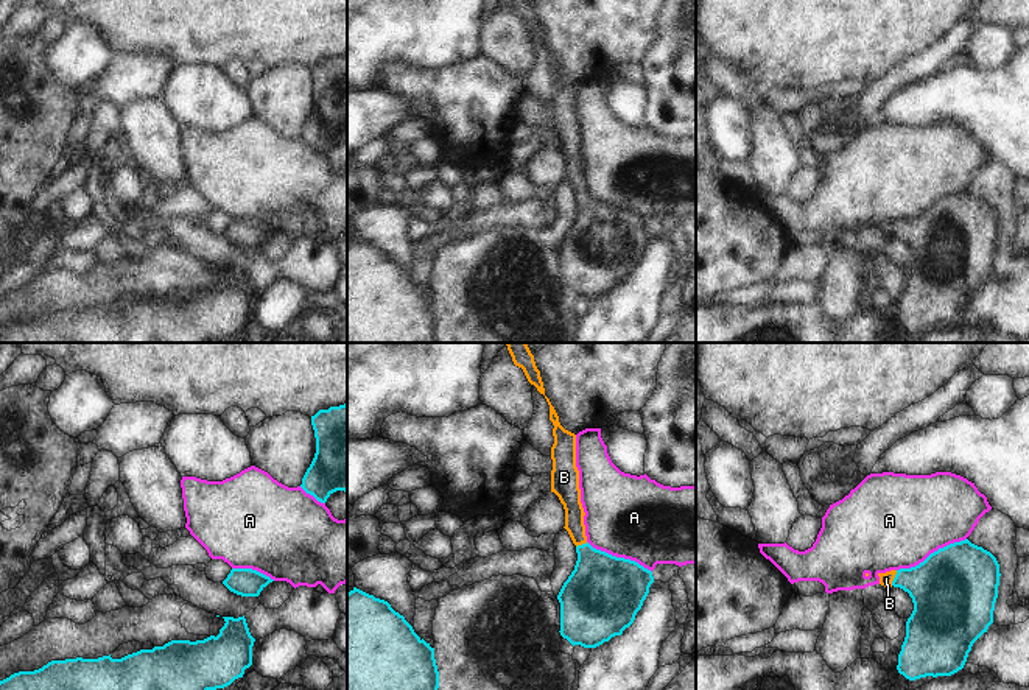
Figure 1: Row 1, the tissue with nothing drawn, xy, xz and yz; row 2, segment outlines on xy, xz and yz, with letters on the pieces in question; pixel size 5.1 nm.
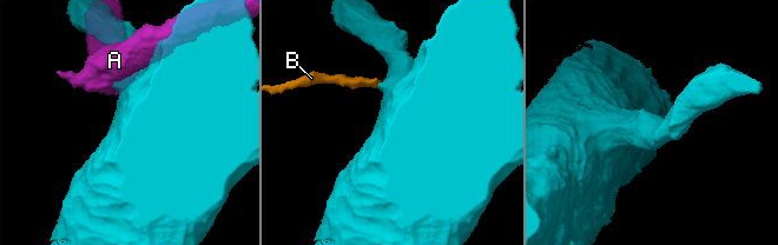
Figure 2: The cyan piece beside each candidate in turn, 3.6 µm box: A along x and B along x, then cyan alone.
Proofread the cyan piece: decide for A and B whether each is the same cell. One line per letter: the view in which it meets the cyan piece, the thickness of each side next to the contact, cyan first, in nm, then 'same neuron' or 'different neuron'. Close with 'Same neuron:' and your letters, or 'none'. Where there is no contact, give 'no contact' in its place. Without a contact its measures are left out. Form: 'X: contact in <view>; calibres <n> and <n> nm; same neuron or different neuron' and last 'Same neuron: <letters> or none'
A: contact in yz; calibres 440 and 500 nm; different neuron
B: contact in yz; calibres 320 and 70 nm; same neuron
Same neuron: B

